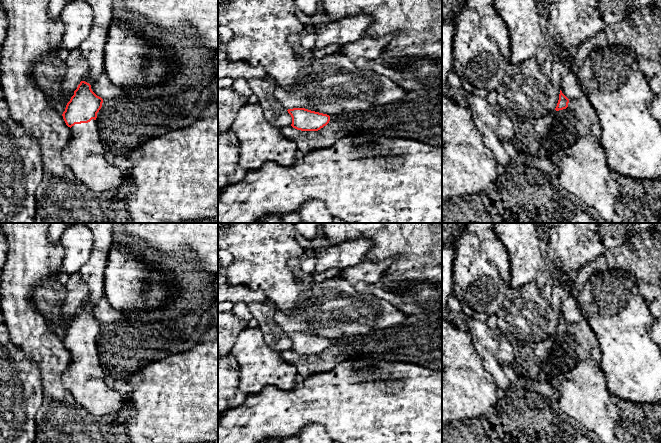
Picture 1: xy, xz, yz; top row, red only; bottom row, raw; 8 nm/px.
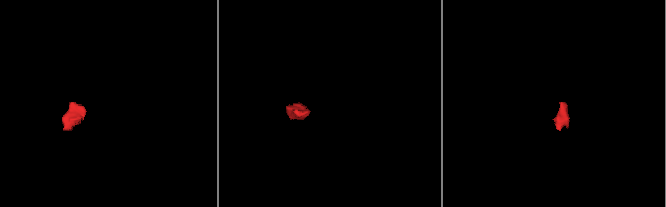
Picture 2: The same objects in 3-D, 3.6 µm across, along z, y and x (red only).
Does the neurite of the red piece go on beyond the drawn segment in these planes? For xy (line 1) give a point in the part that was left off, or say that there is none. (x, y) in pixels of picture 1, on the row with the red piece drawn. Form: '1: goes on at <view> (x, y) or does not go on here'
1: goes on at xy (85, 154)

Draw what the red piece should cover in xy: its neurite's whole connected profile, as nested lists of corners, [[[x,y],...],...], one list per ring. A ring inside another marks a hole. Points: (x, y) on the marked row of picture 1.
[[[85,0],[93,11],[93,25],[89,36],[81,43],[79,50],[87,61],[89,71],[74,91],[74,95],[67,103],[62,116],[68,127],[71,128],[71,138],[63,149],[61,156],[64,163],[71,169],[76,178],[83,182],[94,192],[105,192],[129,187],[128,175],[120,168],[110,164],[106,158],[106,150],[102,144],[98,125],[97,113],[102,107],[103,99],[97,96],[87,82],[105,72],[105,45],[109,27],[114,20],[113,2],[114,0]]]

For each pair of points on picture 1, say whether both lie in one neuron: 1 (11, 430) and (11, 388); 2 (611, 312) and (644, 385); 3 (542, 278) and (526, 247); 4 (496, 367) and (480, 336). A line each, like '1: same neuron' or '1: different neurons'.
1: same neuron
2: same neuron
3: same neuron
4: same neuron

